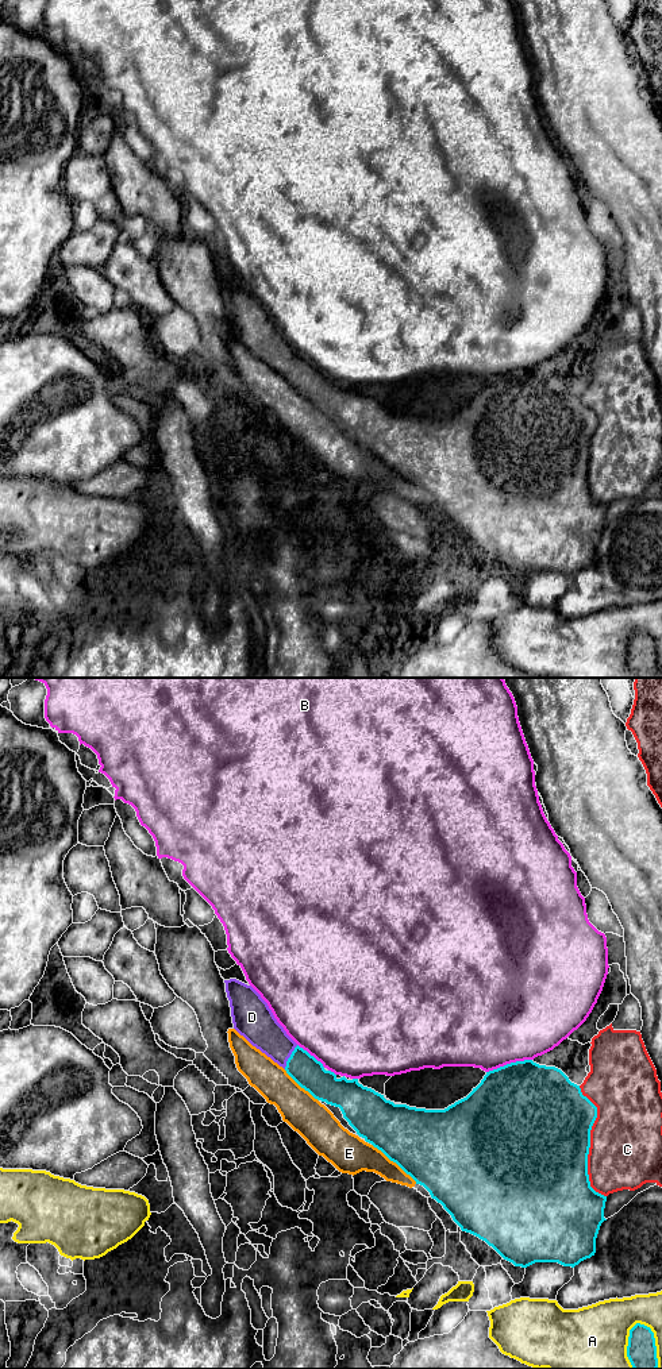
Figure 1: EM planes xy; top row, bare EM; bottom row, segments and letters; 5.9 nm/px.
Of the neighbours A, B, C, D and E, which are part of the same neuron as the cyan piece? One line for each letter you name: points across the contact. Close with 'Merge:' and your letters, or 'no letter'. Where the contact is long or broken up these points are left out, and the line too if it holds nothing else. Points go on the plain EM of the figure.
D: way xy (310, 382), (289, 366), (260, 336)
Merge: D

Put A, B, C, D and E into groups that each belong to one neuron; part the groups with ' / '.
A / B / C / D / E

